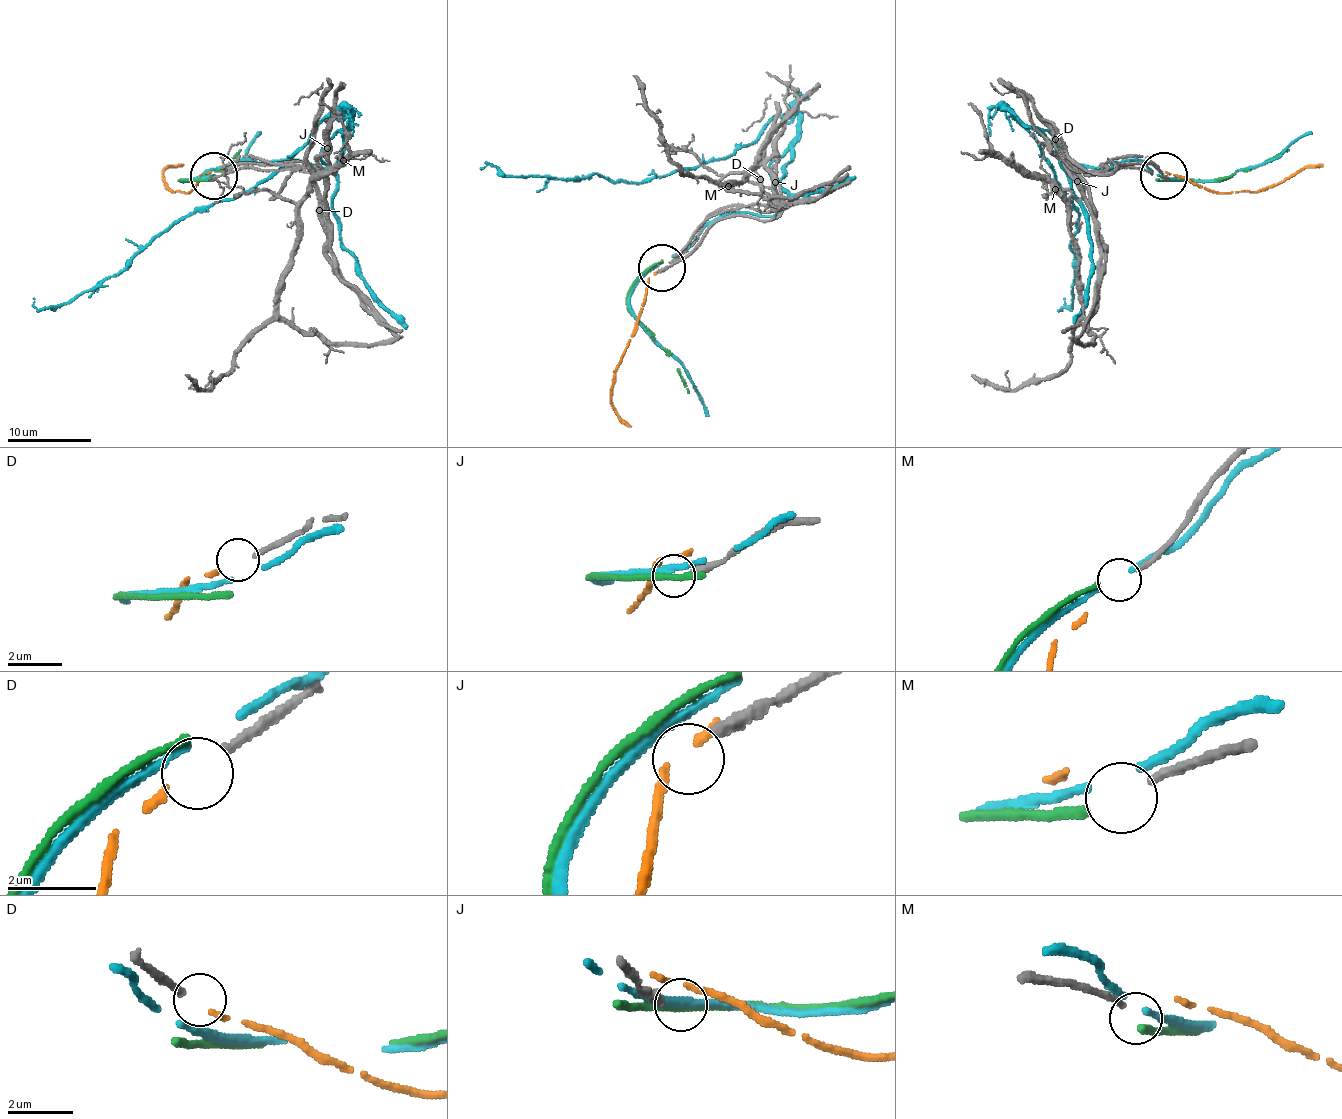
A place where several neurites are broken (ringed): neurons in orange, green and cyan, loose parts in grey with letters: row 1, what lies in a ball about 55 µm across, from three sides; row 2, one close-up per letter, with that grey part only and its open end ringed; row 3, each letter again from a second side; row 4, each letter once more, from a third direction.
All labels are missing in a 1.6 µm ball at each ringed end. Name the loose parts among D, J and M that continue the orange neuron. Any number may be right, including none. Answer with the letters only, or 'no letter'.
D

